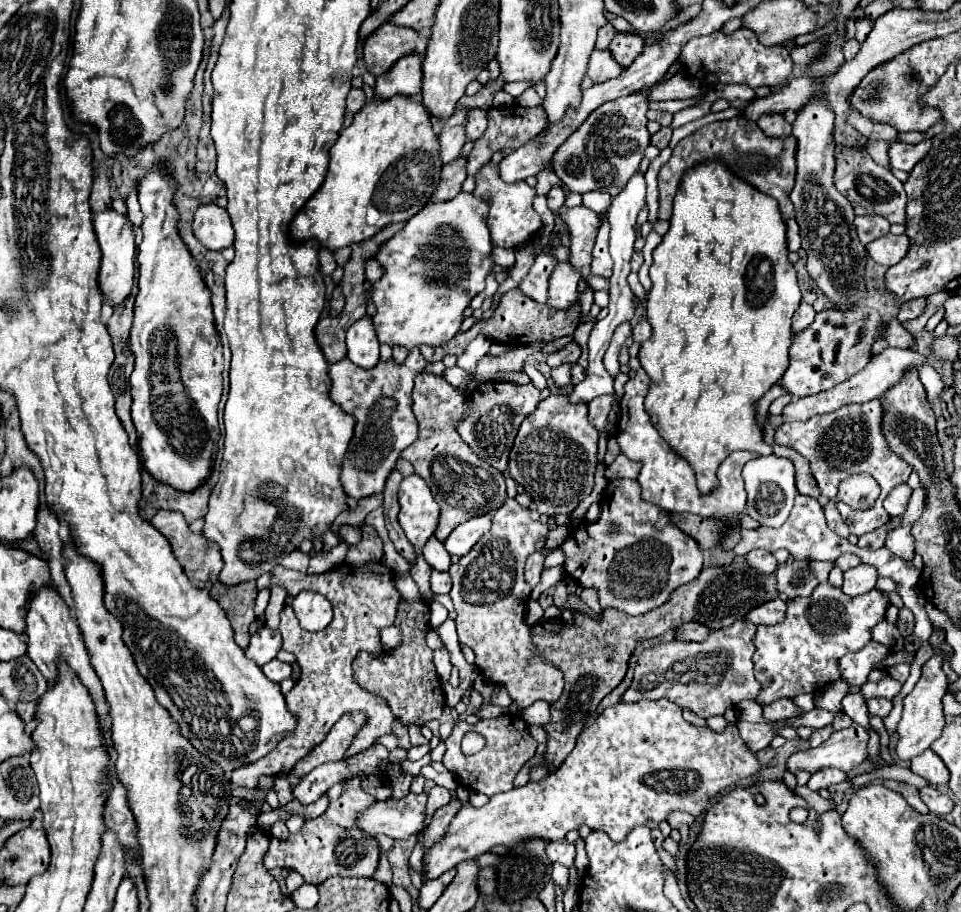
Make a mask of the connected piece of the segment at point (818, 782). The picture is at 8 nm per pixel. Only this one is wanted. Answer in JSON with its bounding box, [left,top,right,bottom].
[808,769,846,791]

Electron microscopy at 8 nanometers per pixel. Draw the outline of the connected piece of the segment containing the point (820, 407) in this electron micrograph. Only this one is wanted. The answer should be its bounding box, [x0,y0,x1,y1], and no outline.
[784,347,928,421]

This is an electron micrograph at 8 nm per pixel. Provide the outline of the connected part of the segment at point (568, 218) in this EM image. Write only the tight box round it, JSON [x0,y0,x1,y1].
[558,205,608,291]

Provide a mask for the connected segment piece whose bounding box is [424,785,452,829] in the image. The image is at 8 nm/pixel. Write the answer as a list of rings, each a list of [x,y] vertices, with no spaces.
[[[438,785],[428,793],[428,803],[430,803],[430,807],[428,807],[428,817],[424,819],[424,829],[428,827],[428,821],[430,821],[432,813],[434,813],[438,807],[446,805],[450,799],[452,799],[450,791],[448,791],[448,789],[444,789],[444,787],[438,787]]]

